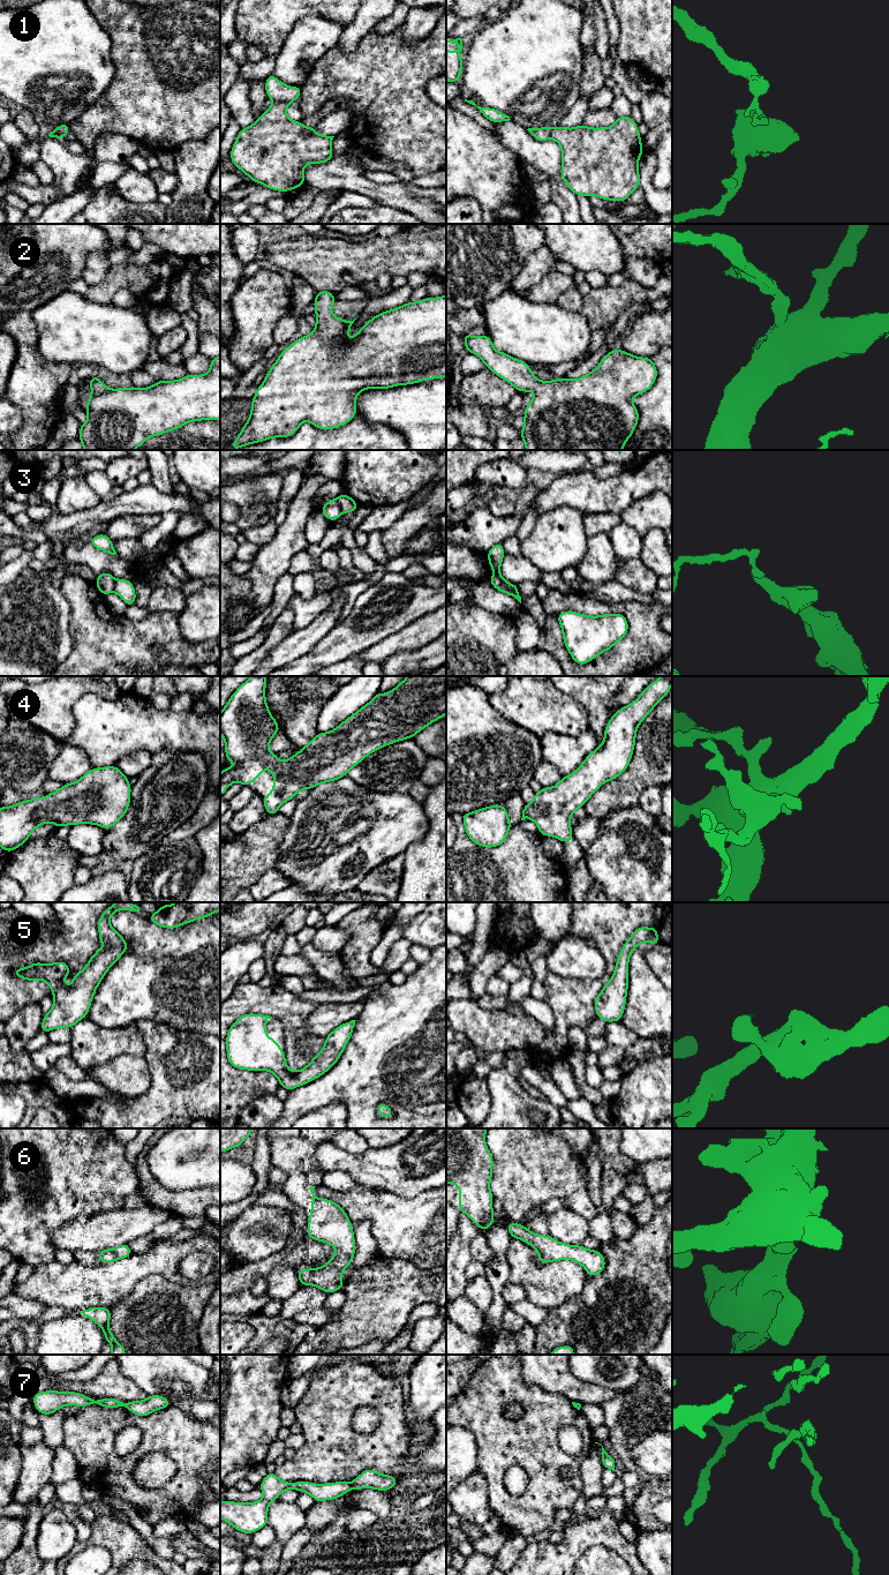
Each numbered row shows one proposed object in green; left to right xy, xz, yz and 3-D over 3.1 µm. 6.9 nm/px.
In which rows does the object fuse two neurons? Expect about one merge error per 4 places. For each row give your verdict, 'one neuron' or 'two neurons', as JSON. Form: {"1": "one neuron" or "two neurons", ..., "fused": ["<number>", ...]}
{"1": "two neurons", "2": "one neuron", "3": "two neurons", "4": "one neuron", "5": "one neuron", "6": "one neuron", "7": "two neurons", "fused": ["1", "3", "7"]}

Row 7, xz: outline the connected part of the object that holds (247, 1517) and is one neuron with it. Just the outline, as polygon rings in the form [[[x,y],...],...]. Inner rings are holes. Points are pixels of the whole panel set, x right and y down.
[[[269,1472],[262,1480],[259,1488],[263,1498],[257,1502],[220,1501],[220,1518],[229,1523],[238,1531],[254,1533],[268,1525],[268,1509],[272,1501],[287,1491],[307,1492],[316,1502],[334,1500],[352,1490],[351,1483],[336,1482],[314,1484],[310,1482],[287,1483],[280,1480],[274,1472]]]

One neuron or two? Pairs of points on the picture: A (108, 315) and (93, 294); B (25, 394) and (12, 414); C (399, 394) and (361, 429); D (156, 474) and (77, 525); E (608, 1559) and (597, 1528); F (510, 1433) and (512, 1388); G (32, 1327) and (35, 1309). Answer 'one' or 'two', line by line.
A: two
B: two
C: two
D: two
E: two
F: one
G: two

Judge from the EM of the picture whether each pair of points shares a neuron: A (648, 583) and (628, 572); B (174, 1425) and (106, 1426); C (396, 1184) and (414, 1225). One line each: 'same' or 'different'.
A: same
B: same
C: different

